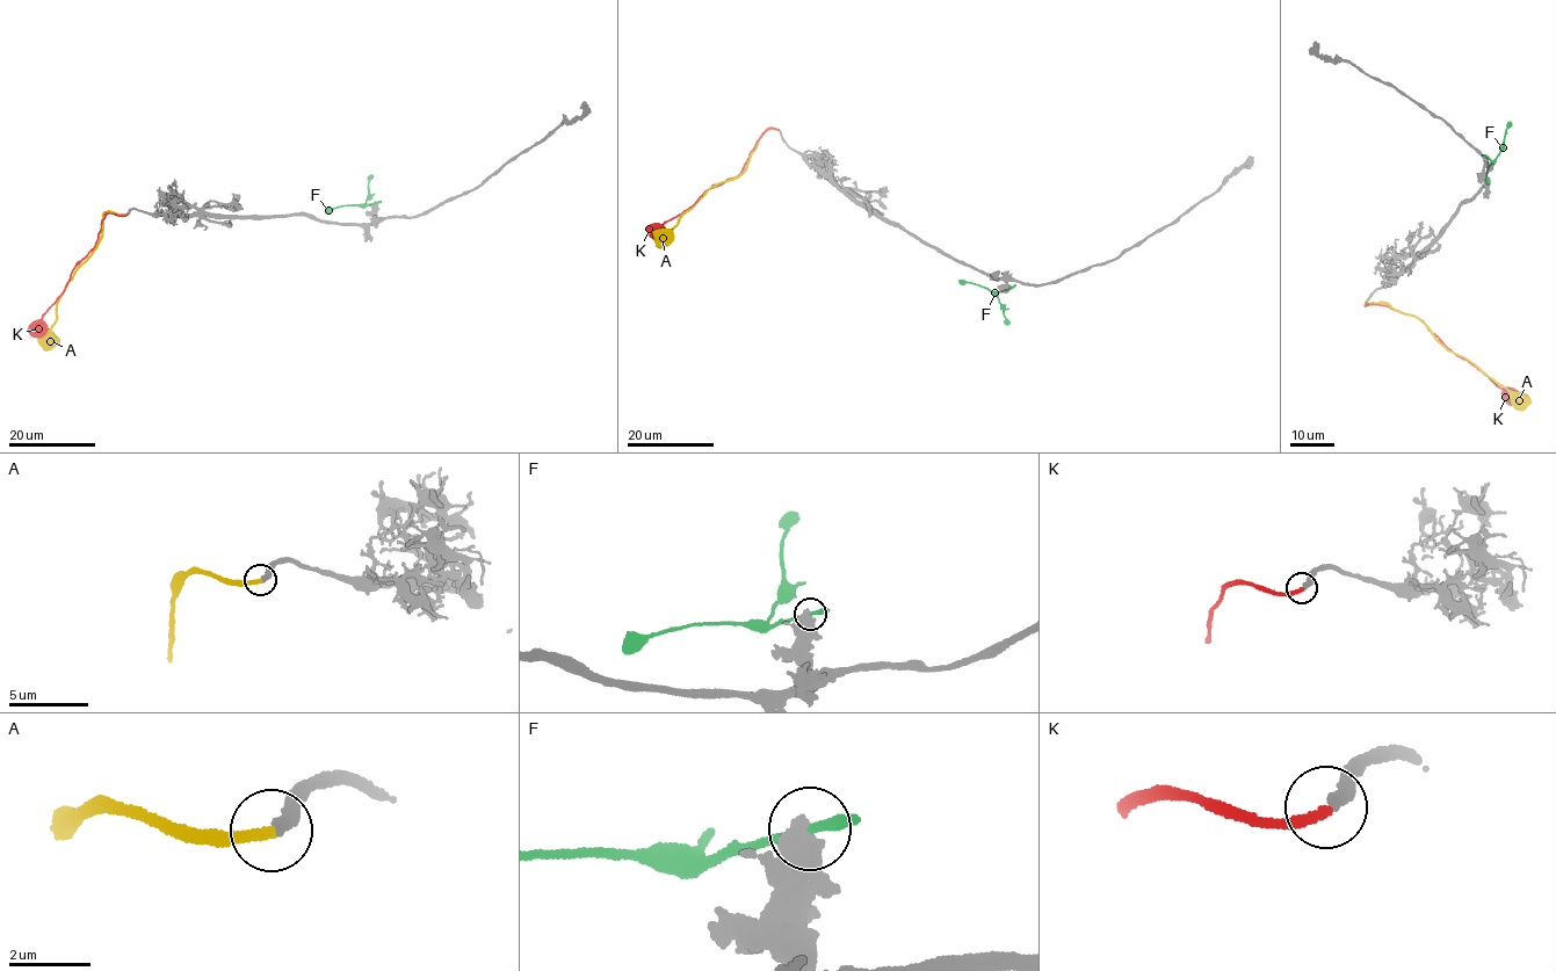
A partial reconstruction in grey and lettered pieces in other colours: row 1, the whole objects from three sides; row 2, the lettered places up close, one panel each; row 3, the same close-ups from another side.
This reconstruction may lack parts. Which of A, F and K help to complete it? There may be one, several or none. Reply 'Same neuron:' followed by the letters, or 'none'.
Same neuron: A

